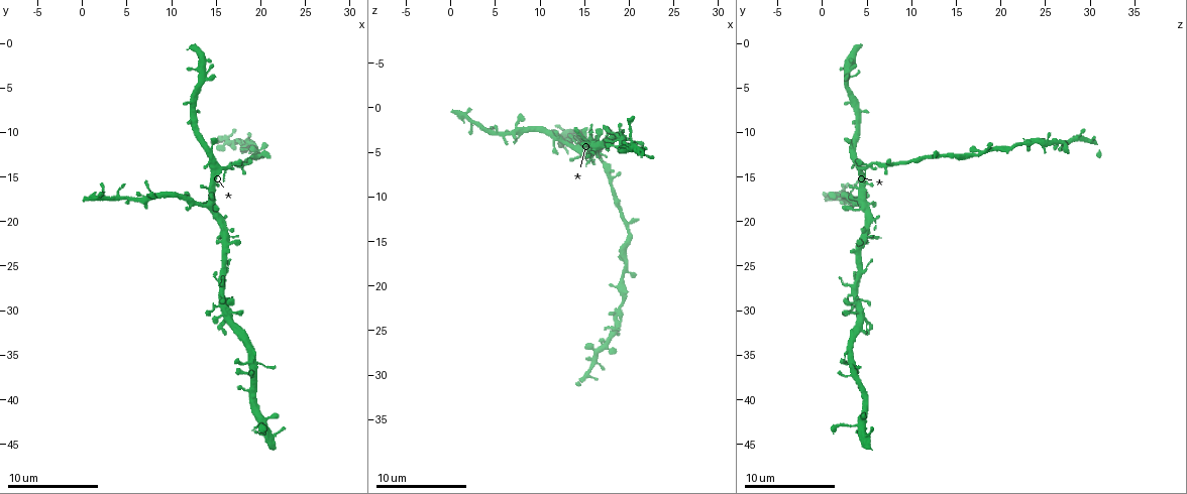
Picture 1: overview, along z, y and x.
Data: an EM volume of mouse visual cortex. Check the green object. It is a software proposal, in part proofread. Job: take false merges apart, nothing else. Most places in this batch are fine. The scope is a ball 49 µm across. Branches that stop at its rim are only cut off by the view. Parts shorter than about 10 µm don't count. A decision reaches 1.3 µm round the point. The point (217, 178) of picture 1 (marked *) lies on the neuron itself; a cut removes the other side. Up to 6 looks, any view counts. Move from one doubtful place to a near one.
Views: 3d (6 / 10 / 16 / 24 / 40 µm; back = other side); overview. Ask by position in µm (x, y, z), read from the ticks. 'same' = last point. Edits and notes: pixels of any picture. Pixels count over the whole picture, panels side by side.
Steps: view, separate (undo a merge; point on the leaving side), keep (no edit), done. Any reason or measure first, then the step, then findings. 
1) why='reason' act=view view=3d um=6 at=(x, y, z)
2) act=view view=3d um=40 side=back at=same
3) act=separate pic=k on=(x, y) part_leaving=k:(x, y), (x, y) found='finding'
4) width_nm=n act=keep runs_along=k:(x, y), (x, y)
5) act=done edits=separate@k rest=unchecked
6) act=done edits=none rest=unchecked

why='branch point' act=view view=3d um=10 at=(13.8, 18.2, 4.6)

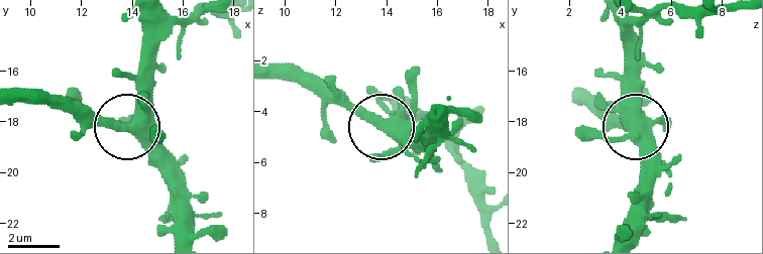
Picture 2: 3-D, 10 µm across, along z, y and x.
act=view view=3d um=10 side=back at=(13.9, 18.2, 4.6)

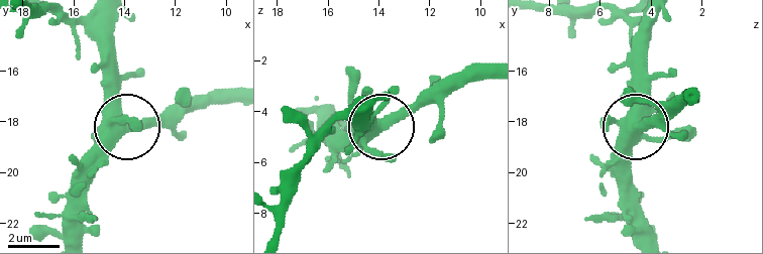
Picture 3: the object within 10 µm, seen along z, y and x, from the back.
side_arm_um=16 act=keep found='one neuron here'

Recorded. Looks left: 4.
why='thick turns thin' act=view view=3d um=6 at=(16.4, 30.6, 4.0)

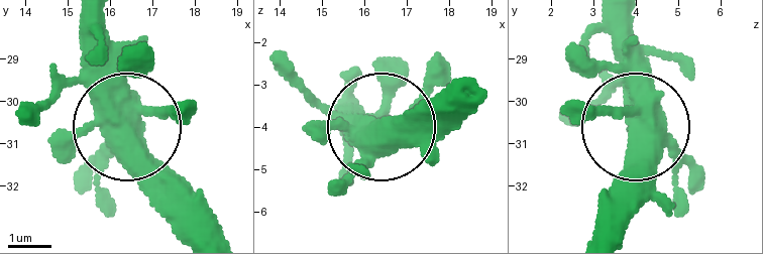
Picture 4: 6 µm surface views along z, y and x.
why='from behind' act=view view=3d um=6 side=back at=(16.15, 30.55, 3.95)

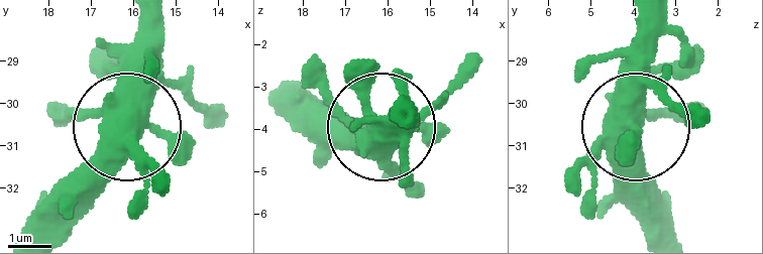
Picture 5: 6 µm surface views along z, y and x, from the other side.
act=keep runs_along=5:(640, 20), (640, 212) found='all the same neuron'

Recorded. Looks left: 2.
why='thick turns thin' act=view view=3d um=16 at=(6.4, 17.2, 2.8)

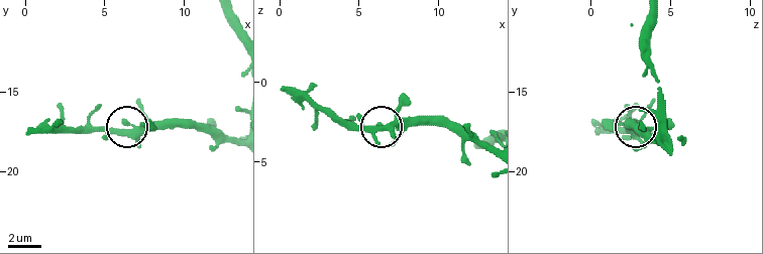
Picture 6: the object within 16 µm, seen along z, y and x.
act=view view=3d um=6 at=(6.7, 17.3, 2.7)

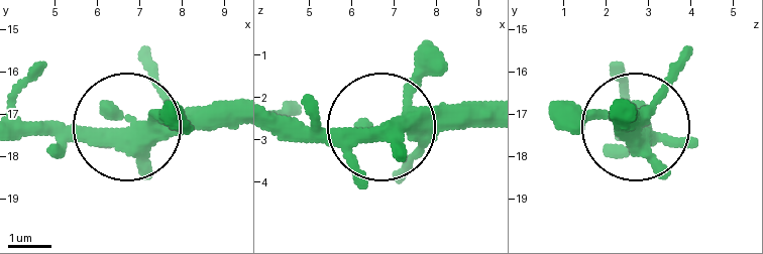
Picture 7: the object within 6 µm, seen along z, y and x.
act=keep runs_along=7:(487, 121), (275, 131) found='one neuron here'

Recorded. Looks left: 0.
act=done edits=none rest=unchecked

